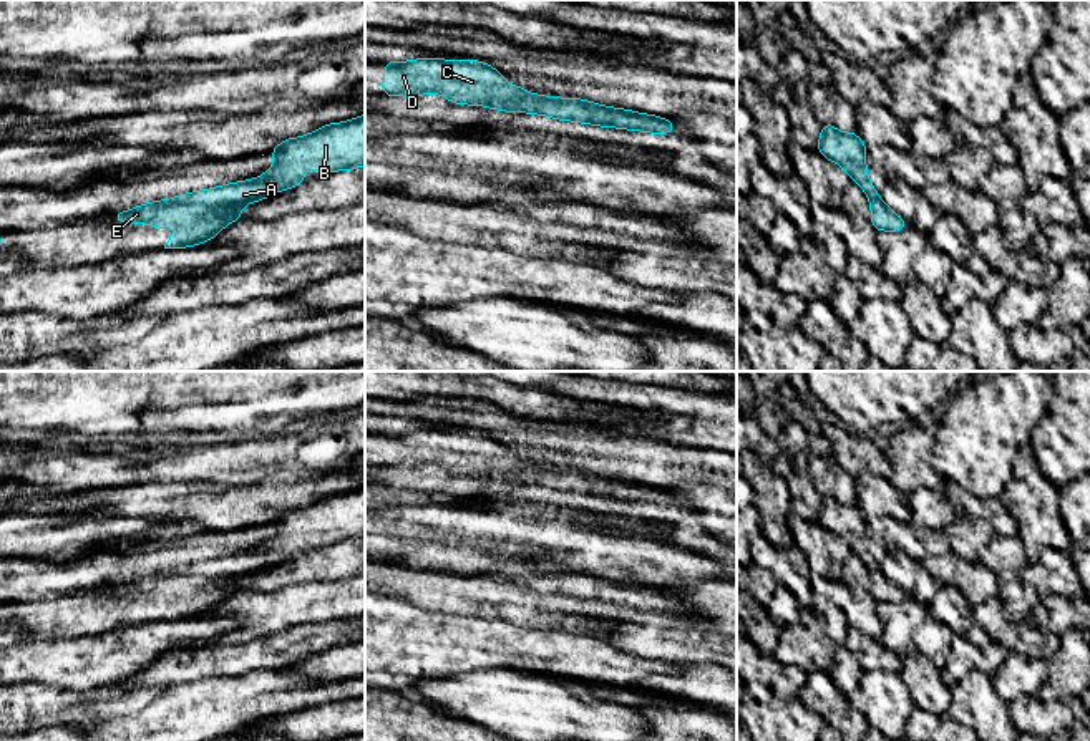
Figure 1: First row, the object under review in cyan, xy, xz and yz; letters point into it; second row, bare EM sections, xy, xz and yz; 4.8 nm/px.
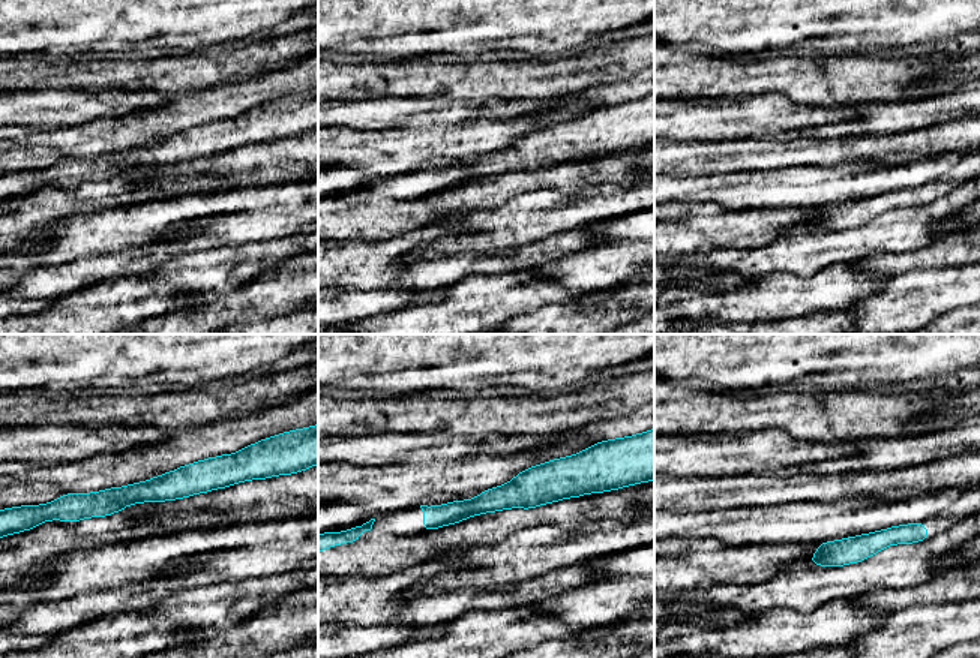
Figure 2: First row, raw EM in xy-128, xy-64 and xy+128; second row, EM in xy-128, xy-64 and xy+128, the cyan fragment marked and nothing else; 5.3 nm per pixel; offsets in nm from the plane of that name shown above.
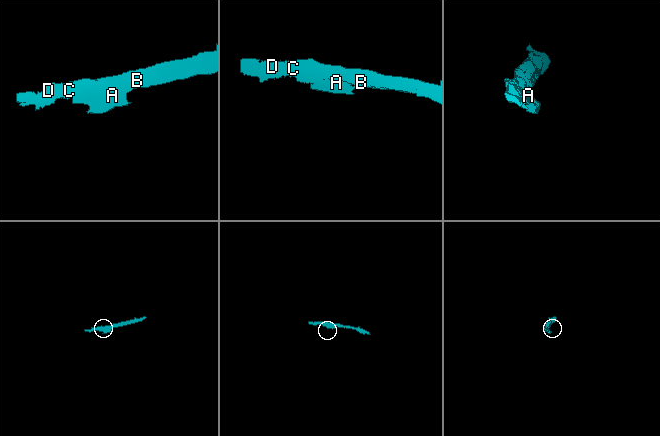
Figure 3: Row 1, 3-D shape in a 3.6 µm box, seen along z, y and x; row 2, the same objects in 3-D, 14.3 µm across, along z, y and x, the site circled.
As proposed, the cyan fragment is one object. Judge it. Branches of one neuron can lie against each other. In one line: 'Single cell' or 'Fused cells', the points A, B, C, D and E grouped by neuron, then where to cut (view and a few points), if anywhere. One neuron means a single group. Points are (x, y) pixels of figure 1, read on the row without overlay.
Single cell. Groups: A B C D E. No split

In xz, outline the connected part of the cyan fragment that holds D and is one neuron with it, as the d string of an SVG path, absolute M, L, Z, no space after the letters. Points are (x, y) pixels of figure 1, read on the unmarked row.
M418 429L411 433L385 433L385 451L382 454L382 466L387 467L421 467L426 464L438 464L456 476L476 476L489 481L509 484L531 484L549 487L561 492L574 492L582 496L594 496L604 499L619 499L630 502L644 502L652 506L670 506L677 502L667 489L642 486L639 482L602 477L579 469L556 469L529 464L513 454L506 454L503 446L488 434L478 431L440 431Z

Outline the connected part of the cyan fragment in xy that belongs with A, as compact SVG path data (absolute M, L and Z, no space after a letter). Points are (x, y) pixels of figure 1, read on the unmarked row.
M365 486L325 496L300 509L287 509L267 525L275 529L275 535L259 549L141 575L114 584L113 593L149 595L171 602L173 608L164 620L201 617L232 592L246 588L239 584L242 577L305 554L304 540L348 544L365 537Z

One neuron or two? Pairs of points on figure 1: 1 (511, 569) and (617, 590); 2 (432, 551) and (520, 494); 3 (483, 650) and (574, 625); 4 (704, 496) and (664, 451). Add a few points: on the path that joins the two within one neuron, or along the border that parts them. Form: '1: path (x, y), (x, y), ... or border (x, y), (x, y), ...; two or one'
1: border (581, 571), (523, 577), (506, 576); two
2: border (544, 503), (486, 501), (480, 504); two
3: border (520, 625), (581, 632), (596, 639); two
4: border (674, 483), (705, 483), (719, 488); two

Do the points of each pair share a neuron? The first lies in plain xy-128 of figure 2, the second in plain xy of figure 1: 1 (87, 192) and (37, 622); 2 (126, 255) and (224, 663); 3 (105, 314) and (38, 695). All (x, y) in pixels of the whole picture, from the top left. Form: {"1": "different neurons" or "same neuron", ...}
{"1": "same neuron", "2": "same neuron", "3": "different neurons"}

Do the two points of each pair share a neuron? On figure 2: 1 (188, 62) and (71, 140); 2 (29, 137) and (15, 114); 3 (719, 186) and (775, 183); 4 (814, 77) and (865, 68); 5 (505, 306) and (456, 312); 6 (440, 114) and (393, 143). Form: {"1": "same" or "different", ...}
{"1": "different", "2": "different", "3": "same", "4": "same", "5": "same", "6": "different"}

